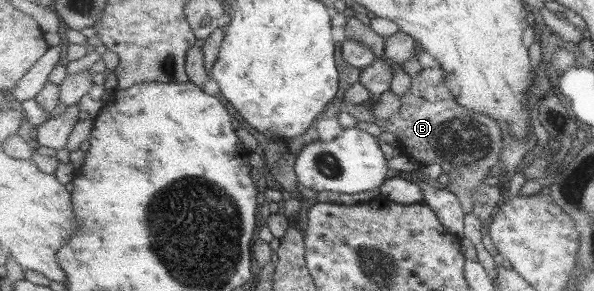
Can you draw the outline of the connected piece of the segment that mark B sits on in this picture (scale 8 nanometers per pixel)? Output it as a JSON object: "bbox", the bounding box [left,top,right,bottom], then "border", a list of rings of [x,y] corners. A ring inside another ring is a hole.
{"bbox":[342,68,503,215],"border":[[[429,68],[421,70],[411,78],[411,88],[402,95],[403,108],[385,120],[377,118],[370,109],[365,108],[363,104],[353,104],[347,102],[342,106],[343,112],[348,112],[357,121],[373,122],[383,131],[392,132],[399,140],[405,143],[405,154],[420,160],[423,166],[427,164],[439,164],[442,173],[447,174],[449,183],[447,188],[454,192],[464,206],[464,210],[472,215],[475,212],[474,194],[476,190],[487,180],[491,174],[491,168],[500,162],[500,156],[503,152],[503,128],[499,126],[494,118],[487,116],[485,112],[475,112],[470,108],[465,108],[458,103],[458,97],[454,95],[451,86],[447,85],[447,76],[444,70],[440,68]]]}

